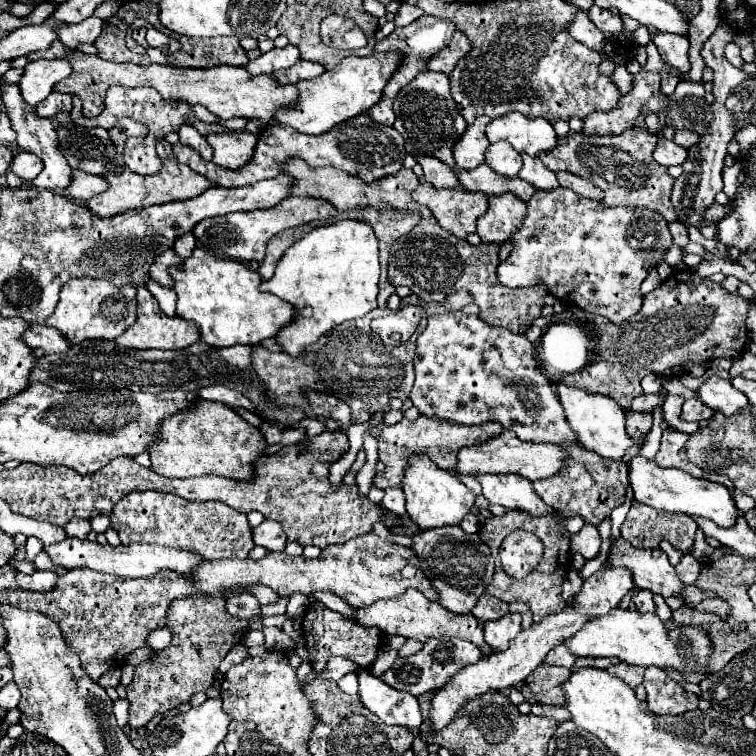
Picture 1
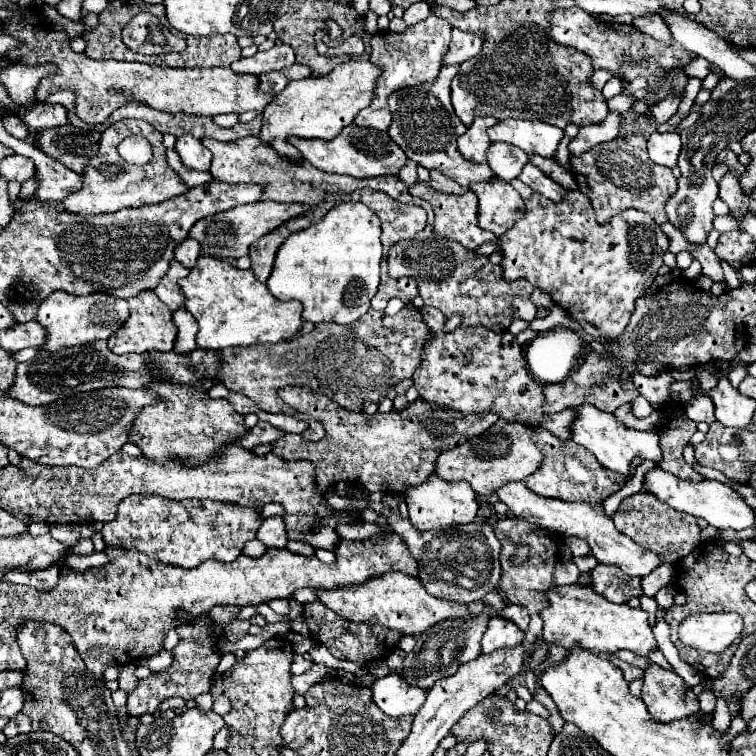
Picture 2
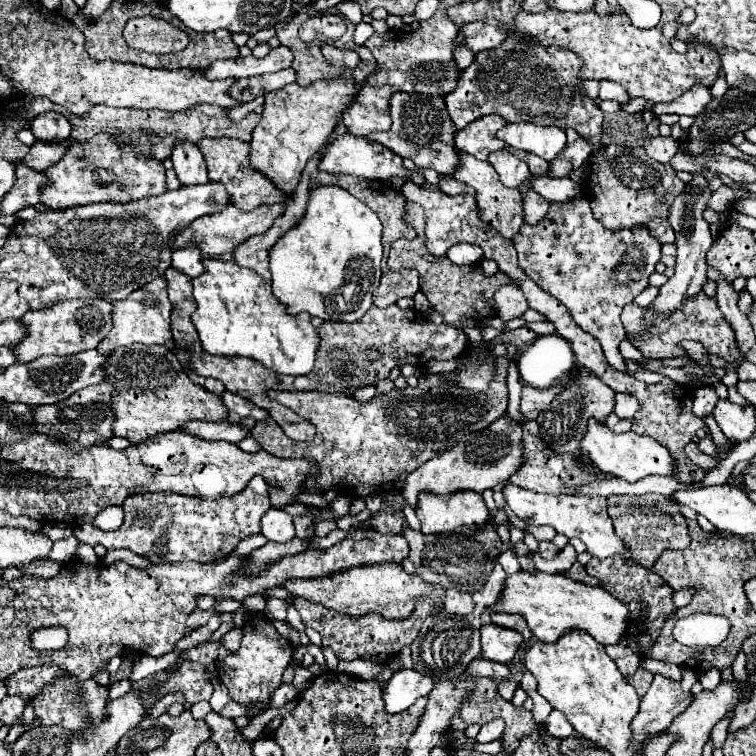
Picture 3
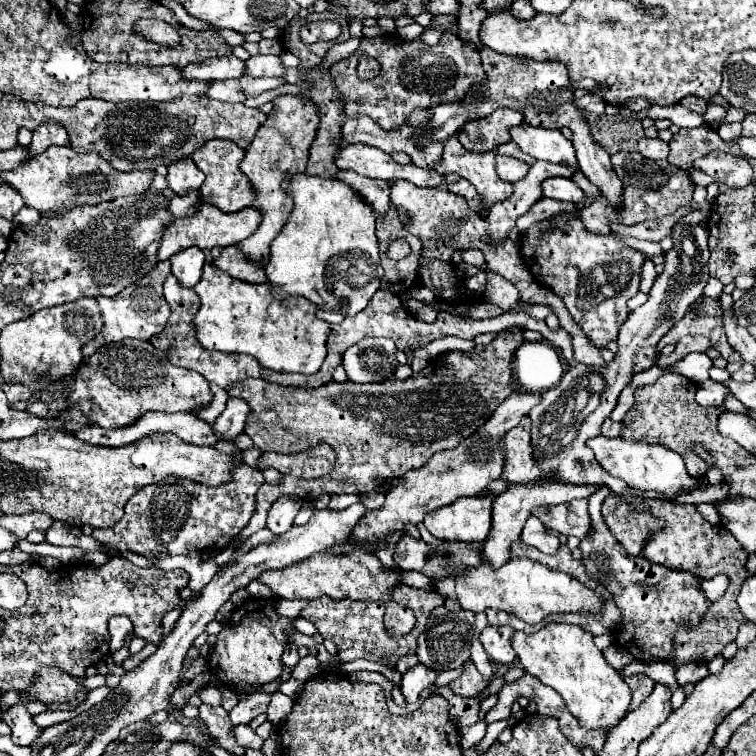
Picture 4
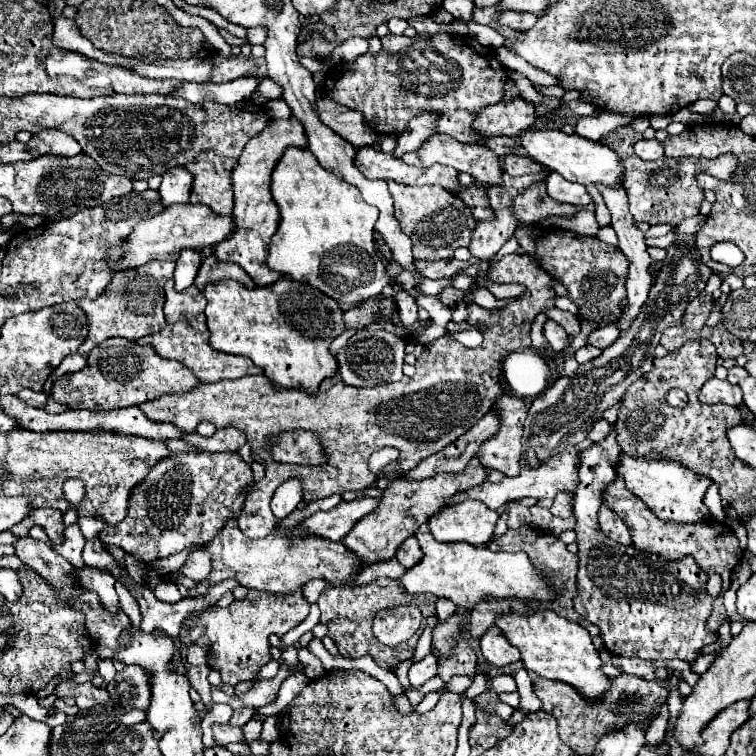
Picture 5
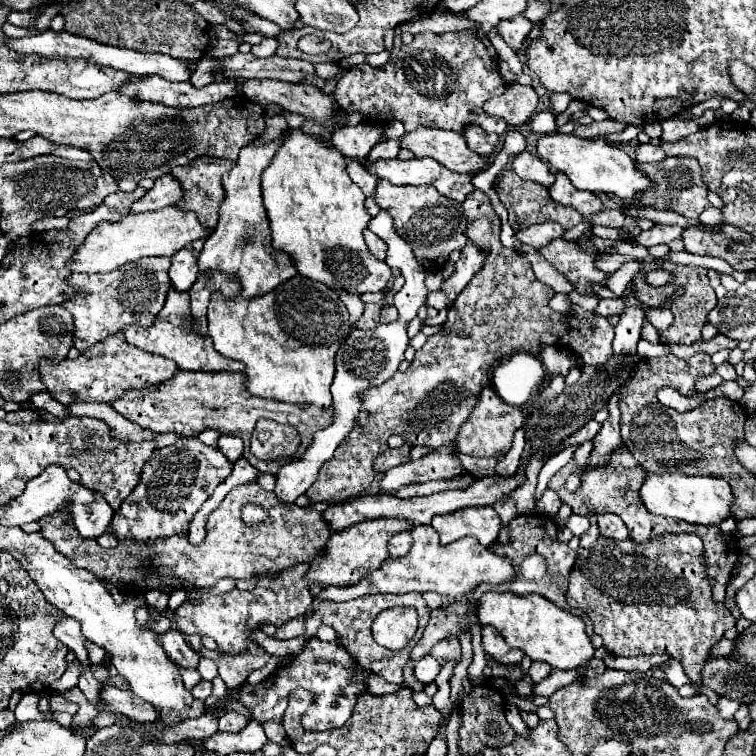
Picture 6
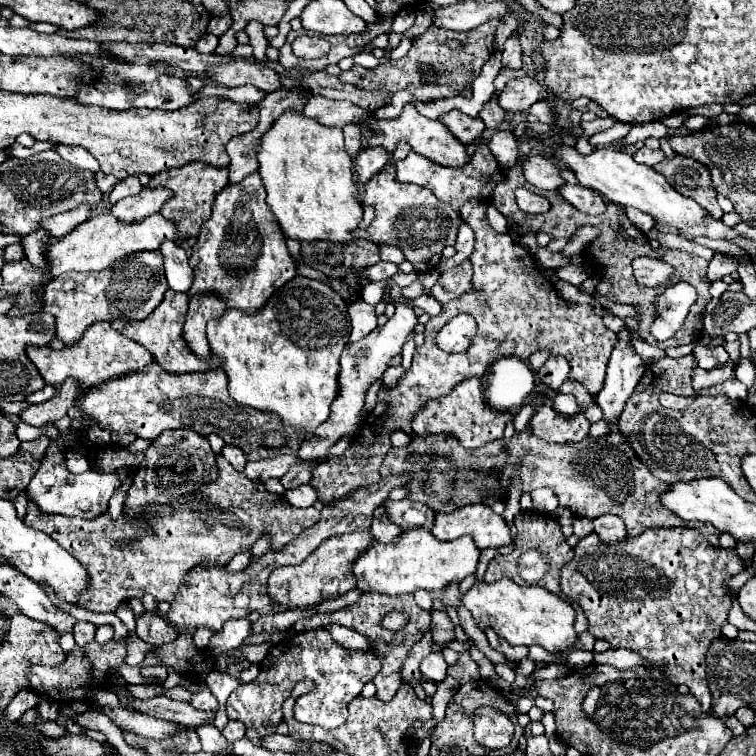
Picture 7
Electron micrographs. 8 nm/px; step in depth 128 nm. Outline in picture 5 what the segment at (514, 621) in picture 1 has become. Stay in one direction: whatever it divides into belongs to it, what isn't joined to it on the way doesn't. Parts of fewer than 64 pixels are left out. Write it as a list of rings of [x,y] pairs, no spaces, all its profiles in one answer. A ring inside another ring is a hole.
[[[498,626],[488,628],[488,632],[480,638],[480,648],[482,648],[484,658],[492,666],[508,666],[508,664],[514,664],[520,660],[518,648],[508,644],[506,636],[502,634],[502,630]]]

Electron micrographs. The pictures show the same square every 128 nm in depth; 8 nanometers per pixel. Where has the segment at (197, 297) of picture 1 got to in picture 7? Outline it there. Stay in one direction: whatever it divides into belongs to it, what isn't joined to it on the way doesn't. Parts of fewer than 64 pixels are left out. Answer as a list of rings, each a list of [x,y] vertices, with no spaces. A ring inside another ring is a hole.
[[[298,274],[284,284],[284,288],[276,290],[258,314],[248,316],[240,310],[226,310],[220,320],[212,320],[212,324],[208,324],[208,342],[212,354],[220,358],[222,370],[228,376],[230,396],[238,404],[256,408],[264,414],[278,414],[284,426],[292,426],[304,440],[312,440],[316,428],[328,420],[330,406],[338,396],[340,354],[352,330],[346,306],[342,296],[328,284]]]

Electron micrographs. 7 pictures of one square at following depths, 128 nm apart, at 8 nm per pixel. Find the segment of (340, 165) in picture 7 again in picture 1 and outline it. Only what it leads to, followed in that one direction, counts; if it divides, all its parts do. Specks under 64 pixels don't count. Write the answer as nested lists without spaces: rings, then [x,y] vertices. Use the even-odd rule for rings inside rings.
[[[338,220],[328,226],[320,226],[320,228],[310,230],[304,238],[294,242],[284,252],[284,256],[280,258],[280,262],[274,270],[274,276],[268,282],[262,282],[264,292],[270,292],[270,294],[294,304],[296,308],[312,306],[312,316],[298,318],[288,328],[282,328],[278,334],[278,342],[284,346],[286,352],[300,354],[300,352],[304,352],[304,346],[316,342],[318,336],[322,336],[330,328],[334,328],[346,320],[354,320],[354,318],[368,314],[372,308],[376,308],[378,278],[380,278],[378,238],[366,220]]]

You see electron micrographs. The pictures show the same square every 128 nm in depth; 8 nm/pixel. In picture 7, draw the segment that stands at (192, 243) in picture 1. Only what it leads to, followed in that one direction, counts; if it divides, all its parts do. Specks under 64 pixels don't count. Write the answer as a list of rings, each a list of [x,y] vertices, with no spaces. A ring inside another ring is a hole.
[[[162,242],[160,244],[160,252],[164,254],[164,272],[166,272],[166,280],[168,286],[174,292],[188,292],[192,282],[194,282],[194,272],[188,264],[188,256],[186,252],[174,242]]]

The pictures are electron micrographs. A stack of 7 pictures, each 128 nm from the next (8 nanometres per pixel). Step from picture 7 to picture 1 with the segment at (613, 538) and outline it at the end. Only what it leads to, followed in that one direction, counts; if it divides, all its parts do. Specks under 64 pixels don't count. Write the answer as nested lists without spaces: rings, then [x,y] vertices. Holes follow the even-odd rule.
[[[632,502],[632,508],[620,528],[622,538],[634,548],[658,548],[658,544],[666,540],[684,554],[694,546],[696,530],[698,524],[692,516],[656,510],[638,502]]]

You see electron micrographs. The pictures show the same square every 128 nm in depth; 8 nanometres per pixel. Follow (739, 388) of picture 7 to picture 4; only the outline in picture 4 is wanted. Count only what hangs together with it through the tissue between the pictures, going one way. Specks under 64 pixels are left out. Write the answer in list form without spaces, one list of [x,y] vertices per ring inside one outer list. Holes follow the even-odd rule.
[[[706,380],[698,386],[698,392],[696,392],[696,402],[702,404],[702,406],[722,406],[724,404],[724,398],[730,394],[730,388],[726,388],[724,384],[720,382],[714,382],[714,380]]]

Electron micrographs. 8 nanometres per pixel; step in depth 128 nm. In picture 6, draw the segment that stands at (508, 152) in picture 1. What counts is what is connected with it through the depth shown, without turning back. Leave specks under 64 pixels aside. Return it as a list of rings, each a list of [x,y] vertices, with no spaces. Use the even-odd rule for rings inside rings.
[[[520,152],[514,162],[512,162],[512,170],[524,178],[524,180],[532,180],[542,184],[544,188],[550,188],[550,184],[554,182],[554,174],[550,172],[548,164],[544,160],[540,160],[538,156],[532,156],[530,152]]]

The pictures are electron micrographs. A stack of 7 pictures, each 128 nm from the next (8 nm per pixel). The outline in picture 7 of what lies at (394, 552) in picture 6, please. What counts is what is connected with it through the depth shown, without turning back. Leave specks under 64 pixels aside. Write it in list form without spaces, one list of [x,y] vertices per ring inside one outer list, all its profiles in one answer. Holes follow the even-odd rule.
[[[384,504],[376,508],[370,530],[372,530],[372,534],[374,534],[380,542],[396,542],[398,536],[402,534],[402,530],[396,528],[396,524],[392,524],[392,520],[388,518]]]

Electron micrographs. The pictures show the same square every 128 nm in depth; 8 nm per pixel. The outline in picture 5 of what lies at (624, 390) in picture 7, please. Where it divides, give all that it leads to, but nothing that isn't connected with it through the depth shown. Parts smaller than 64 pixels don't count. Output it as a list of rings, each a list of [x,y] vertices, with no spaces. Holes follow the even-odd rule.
[[[596,186],[596,188],[602,194],[608,210],[612,214],[612,228],[616,230],[616,236],[618,236],[618,248],[622,250],[622,254],[628,260],[628,276],[626,276],[626,300],[628,300],[628,304],[622,308],[622,314],[616,322],[620,332],[628,332],[628,328],[632,326],[632,322],[636,320],[636,316],[640,314],[642,306],[648,300],[648,292],[650,292],[650,286],[652,286],[652,276],[650,276],[650,260],[652,258],[646,252],[644,232],[640,228],[636,228],[636,222],[634,222],[632,214],[628,212],[628,198],[626,198],[624,188],[604,188],[604,186]],[[616,430],[608,432],[608,436],[594,446],[582,450],[580,454],[580,484],[576,488],[576,502],[574,502],[574,516],[578,520],[574,532],[578,534],[578,594],[572,600],[574,610],[600,628],[600,638],[604,646],[614,656],[628,656],[628,658],[646,658],[646,660],[670,660],[680,658],[688,664],[702,654],[704,646],[720,640],[718,632],[708,632],[706,622],[712,612],[712,596],[706,592],[706,572],[696,564],[696,560],[688,554],[678,560],[664,560],[650,552],[640,552],[634,546],[622,546],[608,536],[602,534],[598,526],[598,508],[602,504],[604,488],[616,476],[616,460],[620,460],[620,444],[616,442]]]

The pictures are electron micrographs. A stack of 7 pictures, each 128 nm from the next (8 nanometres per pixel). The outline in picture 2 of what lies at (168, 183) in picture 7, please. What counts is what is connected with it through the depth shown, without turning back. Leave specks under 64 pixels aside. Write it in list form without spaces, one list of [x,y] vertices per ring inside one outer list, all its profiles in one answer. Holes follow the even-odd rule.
[[[202,138],[202,144],[212,152],[212,176],[214,180],[228,182],[228,184],[260,184],[264,186],[264,192],[260,200],[274,200],[274,202],[302,202],[302,204],[318,204],[324,200],[326,192],[352,192],[356,188],[372,188],[390,194],[398,202],[412,202],[412,196],[408,194],[408,186],[402,184],[396,176],[378,176],[378,178],[366,178],[366,180],[356,180],[352,176],[340,176],[340,174],[326,174],[308,164],[308,160],[296,164],[288,164],[282,156],[276,156],[272,148],[264,146],[258,138],[240,138],[234,142],[218,142],[212,138]]]

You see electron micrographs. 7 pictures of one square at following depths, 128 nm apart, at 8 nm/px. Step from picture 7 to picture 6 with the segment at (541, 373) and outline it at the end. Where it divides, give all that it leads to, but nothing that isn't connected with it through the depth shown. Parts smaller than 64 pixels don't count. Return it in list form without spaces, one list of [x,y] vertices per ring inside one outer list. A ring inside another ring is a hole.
[[[542,346],[540,360],[550,376],[564,376],[564,378],[570,372],[570,368],[576,364],[576,360],[568,356],[564,348],[558,348],[558,346]]]

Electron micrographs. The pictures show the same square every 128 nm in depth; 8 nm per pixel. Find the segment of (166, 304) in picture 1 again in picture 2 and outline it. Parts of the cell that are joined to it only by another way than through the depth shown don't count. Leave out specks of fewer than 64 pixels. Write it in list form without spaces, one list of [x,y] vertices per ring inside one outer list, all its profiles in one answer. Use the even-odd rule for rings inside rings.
[[[178,308],[174,312],[174,324],[178,326],[174,352],[186,356],[188,352],[192,352],[192,348],[198,348],[198,344],[196,344],[196,332],[198,332],[196,320],[186,308]]]

